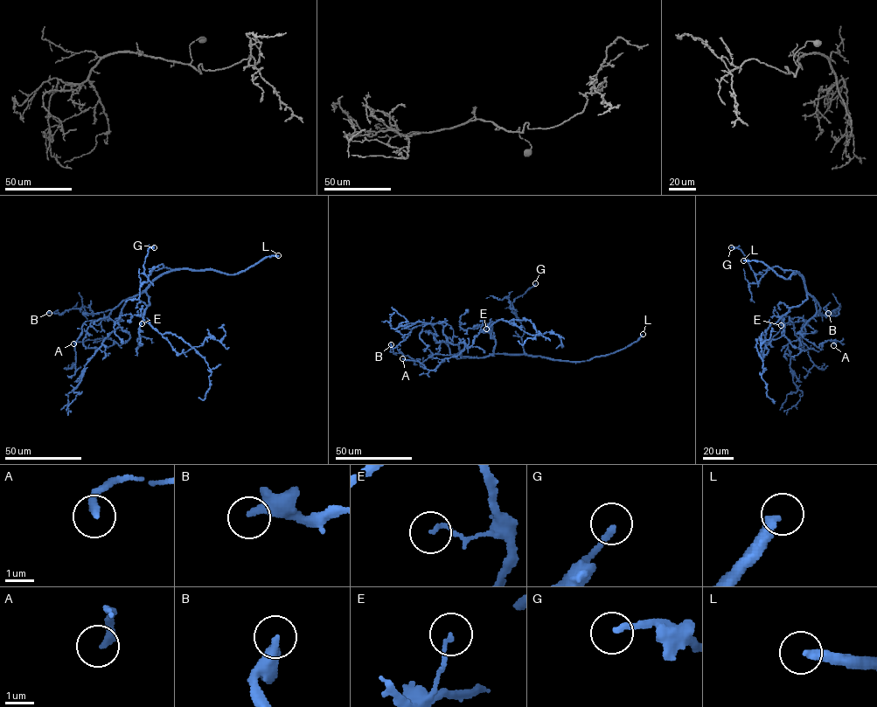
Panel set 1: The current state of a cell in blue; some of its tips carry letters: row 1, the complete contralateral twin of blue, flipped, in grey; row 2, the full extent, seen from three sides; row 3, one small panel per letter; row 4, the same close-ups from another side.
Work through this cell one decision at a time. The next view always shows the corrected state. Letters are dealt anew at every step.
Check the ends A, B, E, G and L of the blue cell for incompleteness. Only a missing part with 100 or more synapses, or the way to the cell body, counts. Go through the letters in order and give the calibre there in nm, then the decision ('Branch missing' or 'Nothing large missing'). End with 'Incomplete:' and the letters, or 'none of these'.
A: Thickness 240 nm. Nothing large missing
B: Thickness 200 nm. Nothing large missing
E: Thickness 120 nm. Nothing large missing
G: Thickness 190 nm. Nothing large missing
L: Thickness 340 nm. Branch missing
Incomplete: L

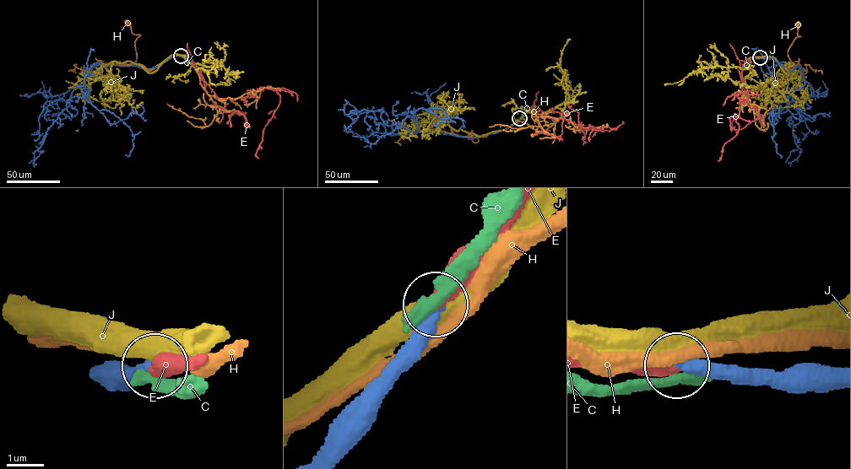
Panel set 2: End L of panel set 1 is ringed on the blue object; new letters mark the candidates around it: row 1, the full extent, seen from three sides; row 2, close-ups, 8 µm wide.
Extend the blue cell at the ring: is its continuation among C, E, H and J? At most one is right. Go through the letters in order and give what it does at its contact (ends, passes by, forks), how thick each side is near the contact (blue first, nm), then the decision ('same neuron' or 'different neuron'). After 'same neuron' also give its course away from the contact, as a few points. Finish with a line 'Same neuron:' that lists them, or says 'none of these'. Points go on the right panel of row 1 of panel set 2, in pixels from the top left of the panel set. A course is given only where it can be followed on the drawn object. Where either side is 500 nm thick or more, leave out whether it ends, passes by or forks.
C: it ends; calibres 480 and 340 nm; different neuron
E: it ends; calibres 400 and 420 nm; same neuron; course (760, 57), (743, 65), (740, 101), (748, 95), (738, 94), (739, 128), (718, 161)
H: it passes by; calibres 360 and 320 nm; different neuron
J: calibres 420 and 550 nm; different neuron
Same neuron: E

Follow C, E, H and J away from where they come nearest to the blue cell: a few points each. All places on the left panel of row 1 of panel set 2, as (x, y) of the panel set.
C: (181, 56), (187, 66)
E: (181, 56), (191, 57), (218, 97), (251, 97), (260, 87), (279, 95), (262, 131), (258, 158)
H: (181, 56), (172, 55), (149, 70), (136, 63), (135, 41), (140, 35), (132, 33), (127, 23)
J: (181, 56), (172, 54), (152, 72), (129, 61), (114, 61), (111, 76), (124, 97), (115, 107), (100, 102)

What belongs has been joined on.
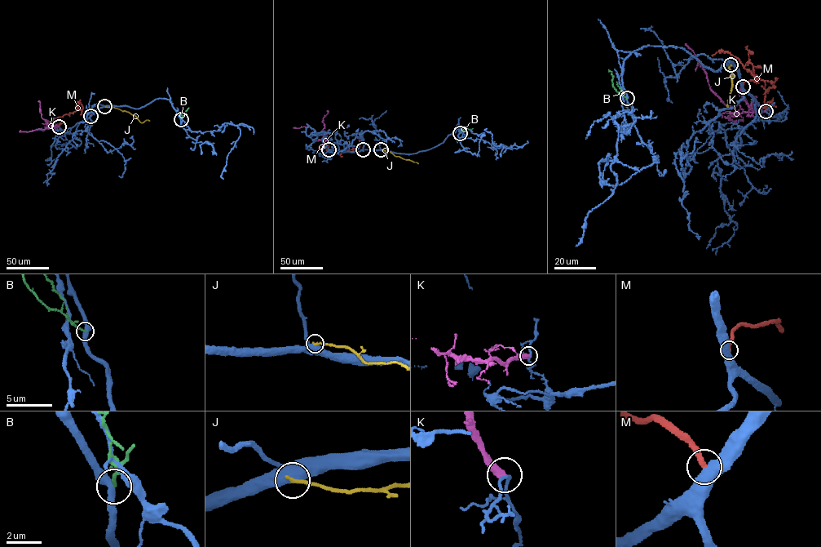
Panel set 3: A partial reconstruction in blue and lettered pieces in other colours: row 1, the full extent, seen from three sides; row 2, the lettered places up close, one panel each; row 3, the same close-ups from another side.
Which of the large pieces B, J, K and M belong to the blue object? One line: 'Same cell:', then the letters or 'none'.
Same cell: none

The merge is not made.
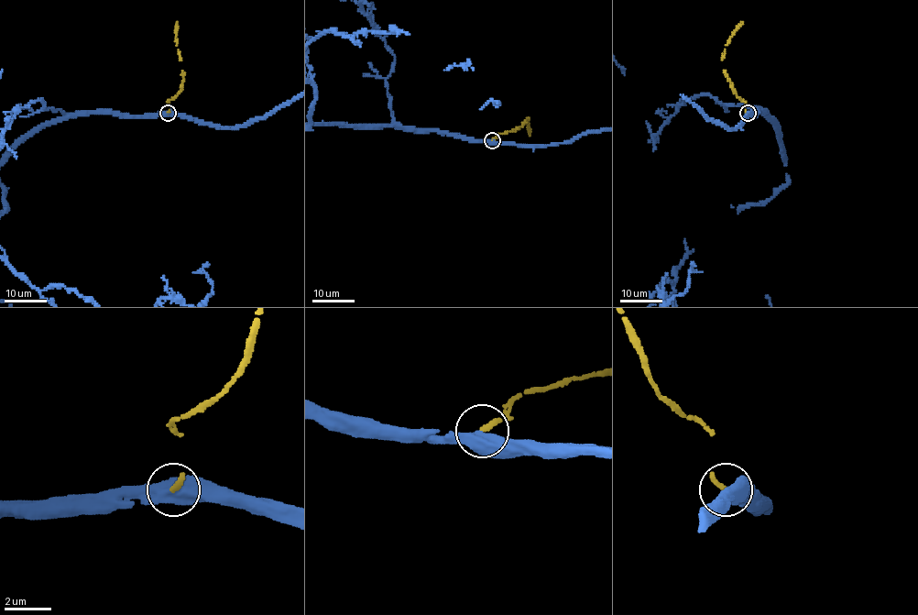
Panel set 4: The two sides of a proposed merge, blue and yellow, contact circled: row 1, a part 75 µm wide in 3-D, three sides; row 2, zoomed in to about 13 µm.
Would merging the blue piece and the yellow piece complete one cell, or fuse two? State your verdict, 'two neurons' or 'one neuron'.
one neuron

